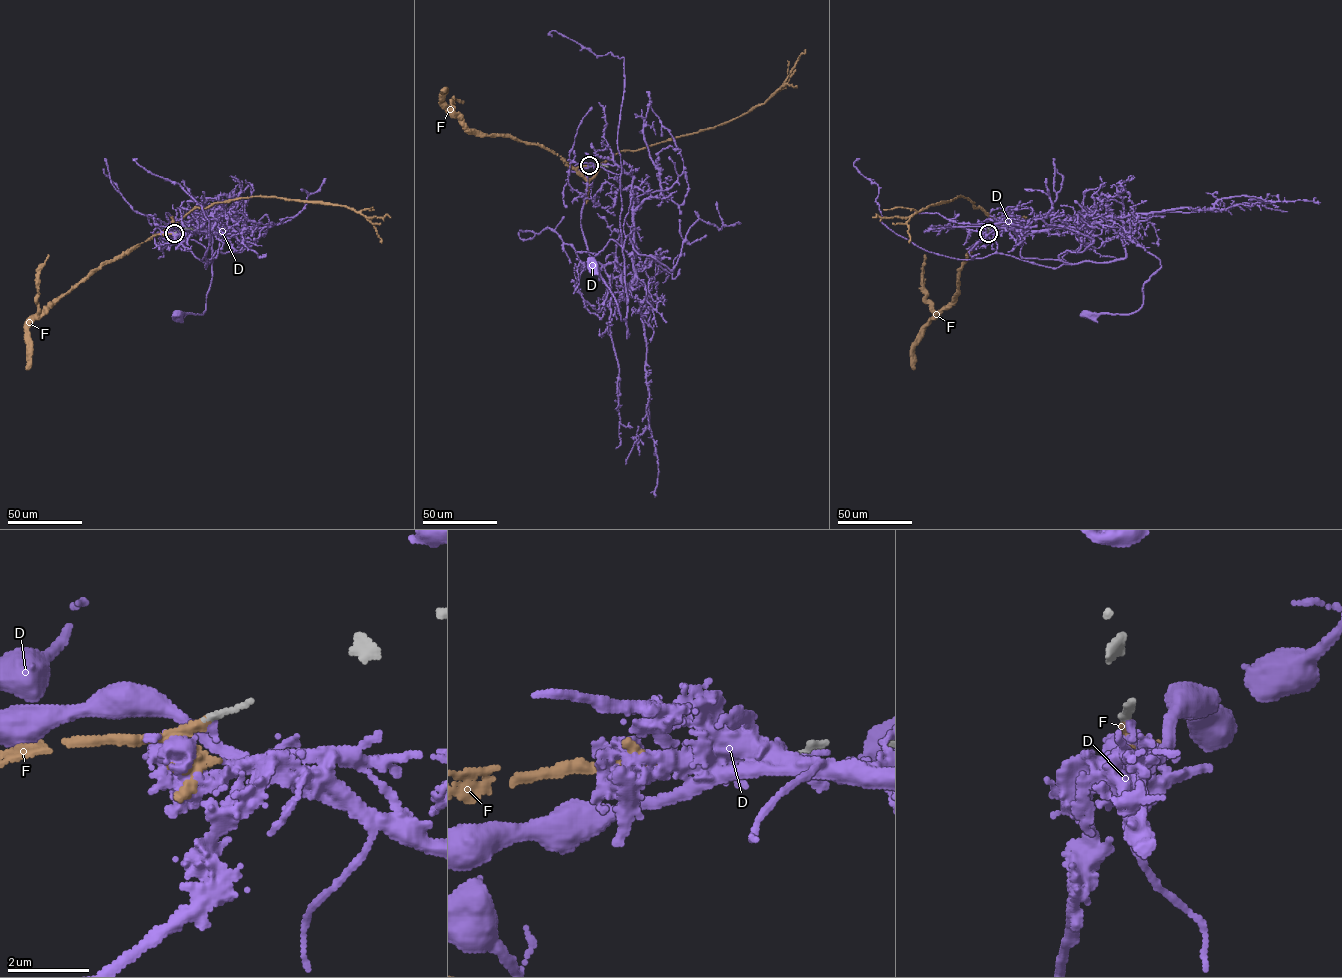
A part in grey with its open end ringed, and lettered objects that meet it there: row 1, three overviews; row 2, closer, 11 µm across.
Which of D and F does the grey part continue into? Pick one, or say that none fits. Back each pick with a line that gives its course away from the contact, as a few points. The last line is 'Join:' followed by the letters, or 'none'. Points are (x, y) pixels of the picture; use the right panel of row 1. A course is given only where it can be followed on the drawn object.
F: it runs (988, 232), (967, 255), (954, 302), (930, 319), (921, 335)
Join: F

